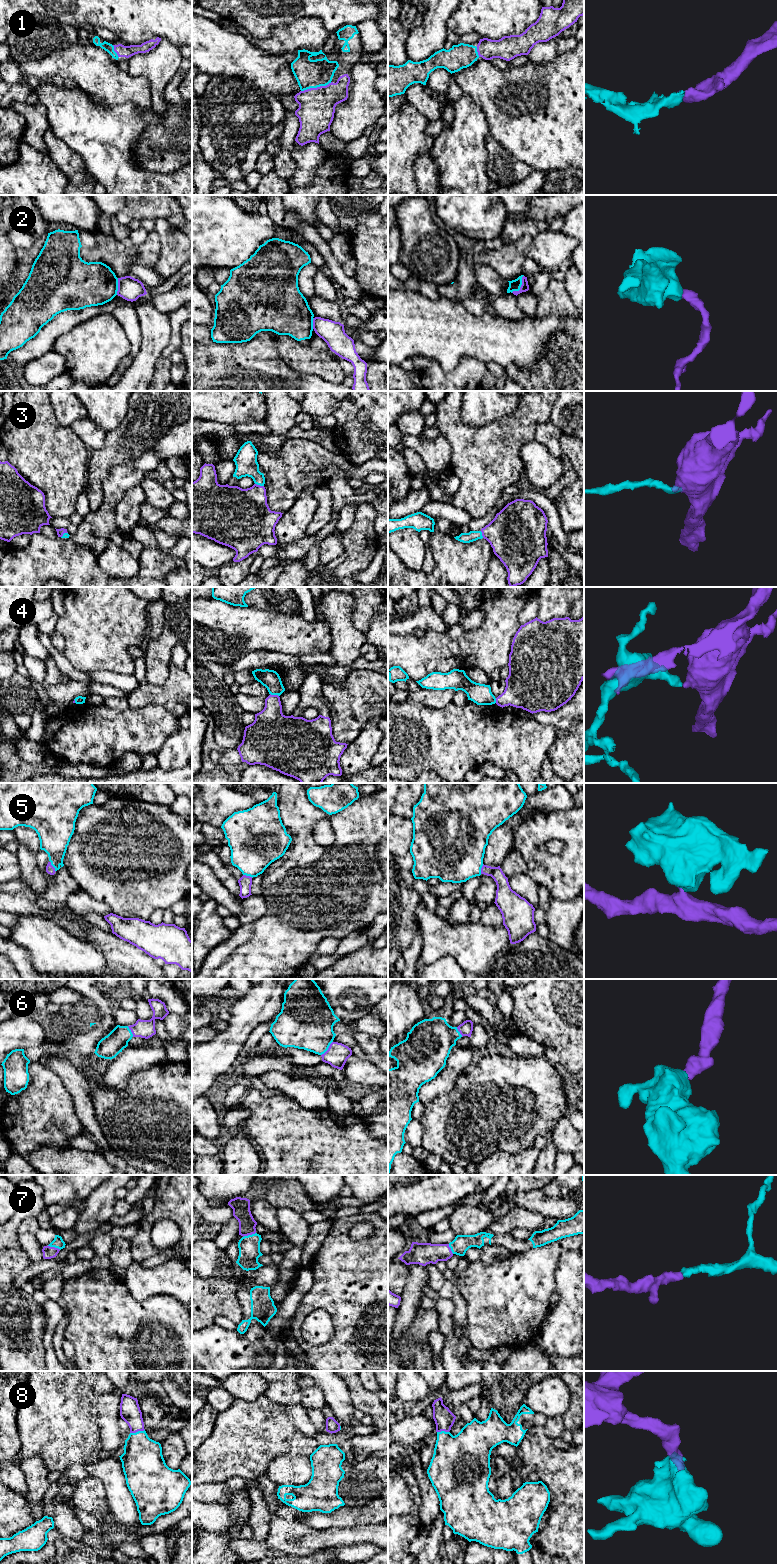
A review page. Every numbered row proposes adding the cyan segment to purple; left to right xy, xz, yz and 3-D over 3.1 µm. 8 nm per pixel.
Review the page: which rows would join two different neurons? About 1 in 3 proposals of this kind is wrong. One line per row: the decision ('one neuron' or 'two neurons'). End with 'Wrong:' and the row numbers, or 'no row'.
1: one neuron
2: two neurons
3: one neuron
4: two neurons
5: one neuron
6: one neuron
7: one neuron
8: one neuron
Wrong: 2, 4

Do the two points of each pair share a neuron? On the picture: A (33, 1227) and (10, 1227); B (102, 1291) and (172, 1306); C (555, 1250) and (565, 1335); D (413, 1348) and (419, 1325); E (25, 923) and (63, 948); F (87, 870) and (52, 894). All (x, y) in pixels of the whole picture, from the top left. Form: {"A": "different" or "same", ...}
{"A": "different", "B": "same", "C": "different", "D": "same", "E": "same", "F": "different"}

